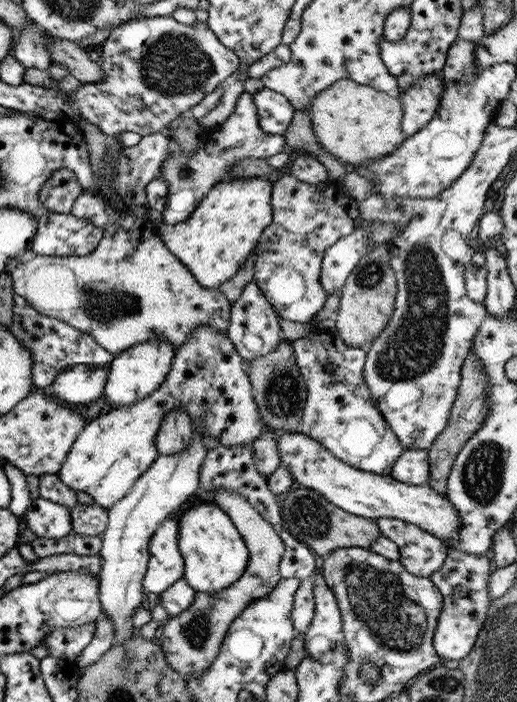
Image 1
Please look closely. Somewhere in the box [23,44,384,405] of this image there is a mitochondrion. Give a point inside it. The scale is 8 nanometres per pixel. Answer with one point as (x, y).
(104, 305)

